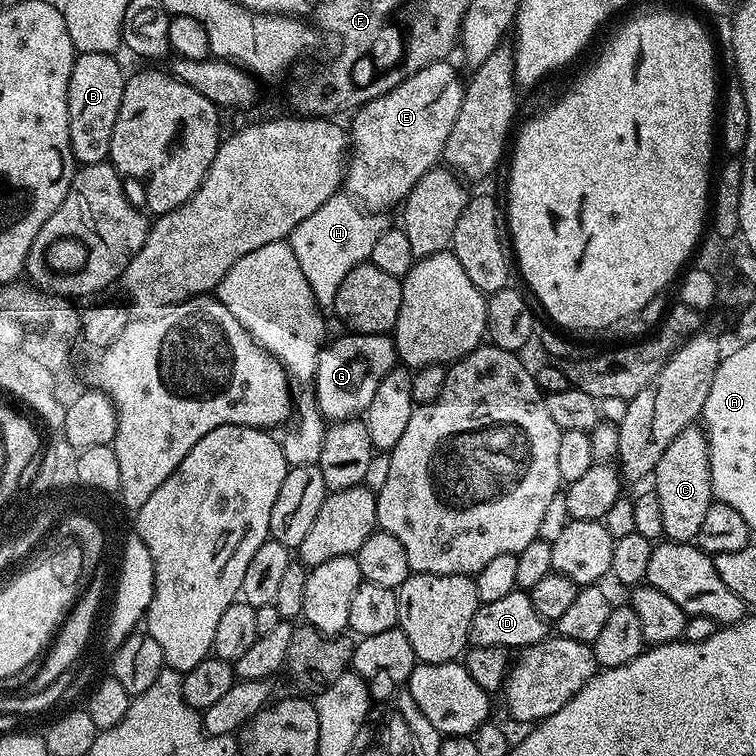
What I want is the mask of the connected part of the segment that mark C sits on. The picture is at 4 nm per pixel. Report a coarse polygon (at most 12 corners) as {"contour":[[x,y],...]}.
{"contour":[[703,427],[658,458],[664,536],[695,541],[714,502]]}

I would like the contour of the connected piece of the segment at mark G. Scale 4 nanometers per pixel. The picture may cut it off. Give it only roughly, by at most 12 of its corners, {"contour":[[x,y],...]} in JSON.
{"contour":[[343,335],[316,356],[328,422],[363,414],[398,364],[391,335]]}

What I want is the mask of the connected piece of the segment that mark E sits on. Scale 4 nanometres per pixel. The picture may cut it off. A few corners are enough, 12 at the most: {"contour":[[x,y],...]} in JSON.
{"contour":[[439,60],[352,116],[347,195],[403,205],[441,163],[465,81]]}

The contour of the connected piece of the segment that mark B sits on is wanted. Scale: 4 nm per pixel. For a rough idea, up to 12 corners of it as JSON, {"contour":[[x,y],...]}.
{"contour":[[110,52],[70,70],[68,121],[77,165],[103,164],[126,79]]}

